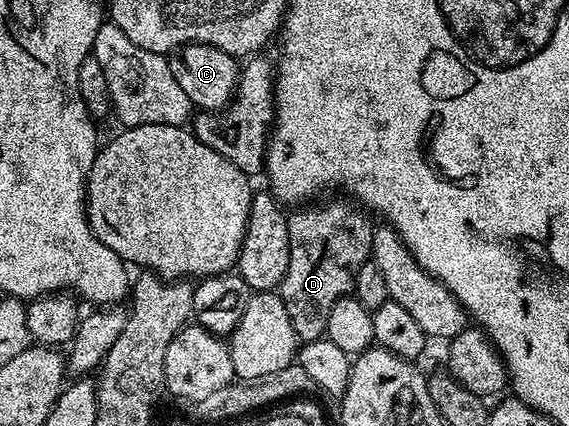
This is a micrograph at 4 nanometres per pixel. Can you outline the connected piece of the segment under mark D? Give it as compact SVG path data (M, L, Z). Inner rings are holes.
M350 201L322 202L299 206L286 216L290 256L280 294L284 309L288 309L288 318L292 320L292 329L296 329L296 337L302 343L325 336L332 305L353 292L360 265L370 259L374 236L375 224L370 223L371 216L361 206Z

